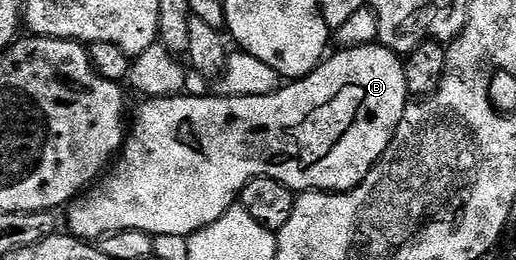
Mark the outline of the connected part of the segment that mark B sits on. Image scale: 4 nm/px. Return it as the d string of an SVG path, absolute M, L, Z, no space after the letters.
M375 41L359 47L338 49L319 63L311 75L305 75L303 79L295 79L279 86L271 95L190 95L183 93L169 97L150 97L138 107L138 112L133 112L132 126L129 128L126 141L122 145L116 162L87 190L79 194L69 204L64 215L64 223L68 226L69 234L75 239L83 241L98 241L103 235L111 235L117 231L147 231L149 235L180 235L189 237L195 235L200 229L212 225L225 211L235 206L236 200L241 196L244 185L256 177L272 177L284 185L288 185L291 191L301 193L304 191L350 191L353 187L359 187L368 177L378 158L388 149L400 121L404 117L408 106L408 92L406 90L406 68L403 60L394 51L383 47Z

